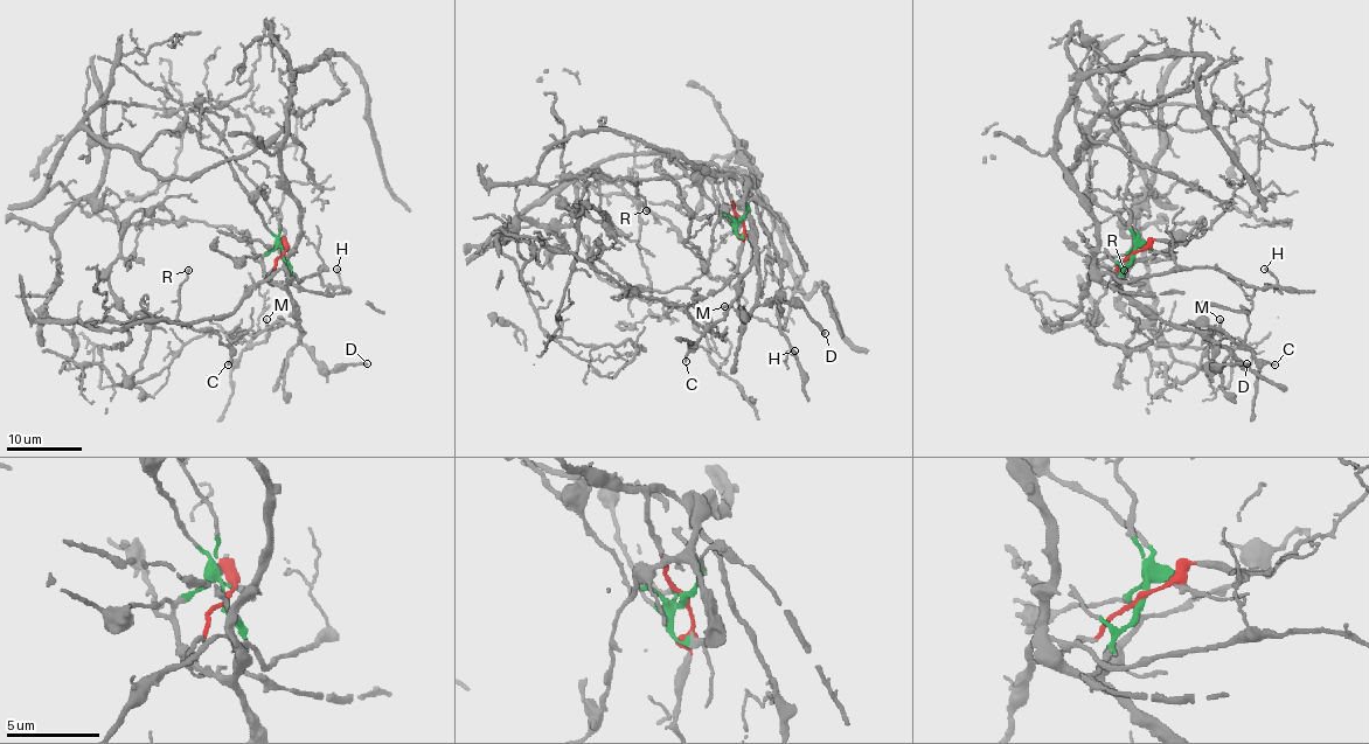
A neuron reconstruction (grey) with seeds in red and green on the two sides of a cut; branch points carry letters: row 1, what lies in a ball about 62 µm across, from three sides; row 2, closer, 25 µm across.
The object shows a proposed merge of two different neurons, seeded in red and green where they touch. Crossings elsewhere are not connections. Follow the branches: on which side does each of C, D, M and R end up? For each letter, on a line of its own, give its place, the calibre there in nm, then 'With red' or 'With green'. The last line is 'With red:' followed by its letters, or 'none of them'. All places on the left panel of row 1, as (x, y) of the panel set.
C: Place: (228, 364). Thickness 120 nm. With green
D: Place: (367, 363). Thickness 240 nm. With green
M: Place: (266, 319). Thickness 160 nm. With green
R: Place: (188, 270). Thickness 190 nm. With red
With red: R

